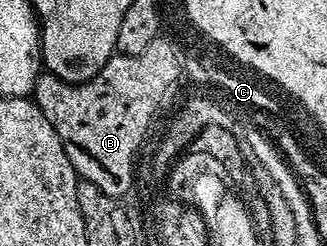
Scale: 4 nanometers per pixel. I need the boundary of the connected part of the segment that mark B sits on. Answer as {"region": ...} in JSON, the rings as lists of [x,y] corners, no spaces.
{"region":[[[158,38],[143,54],[115,54],[95,78],[82,84],[69,84],[42,71],[31,99],[43,110],[47,122],[55,126],[55,134],[59,134],[78,177],[99,186],[103,194],[121,198],[133,184],[133,159],[138,159],[145,139],[146,120],[158,115],[161,99],[180,76],[182,63],[175,56],[172,42]]]}

